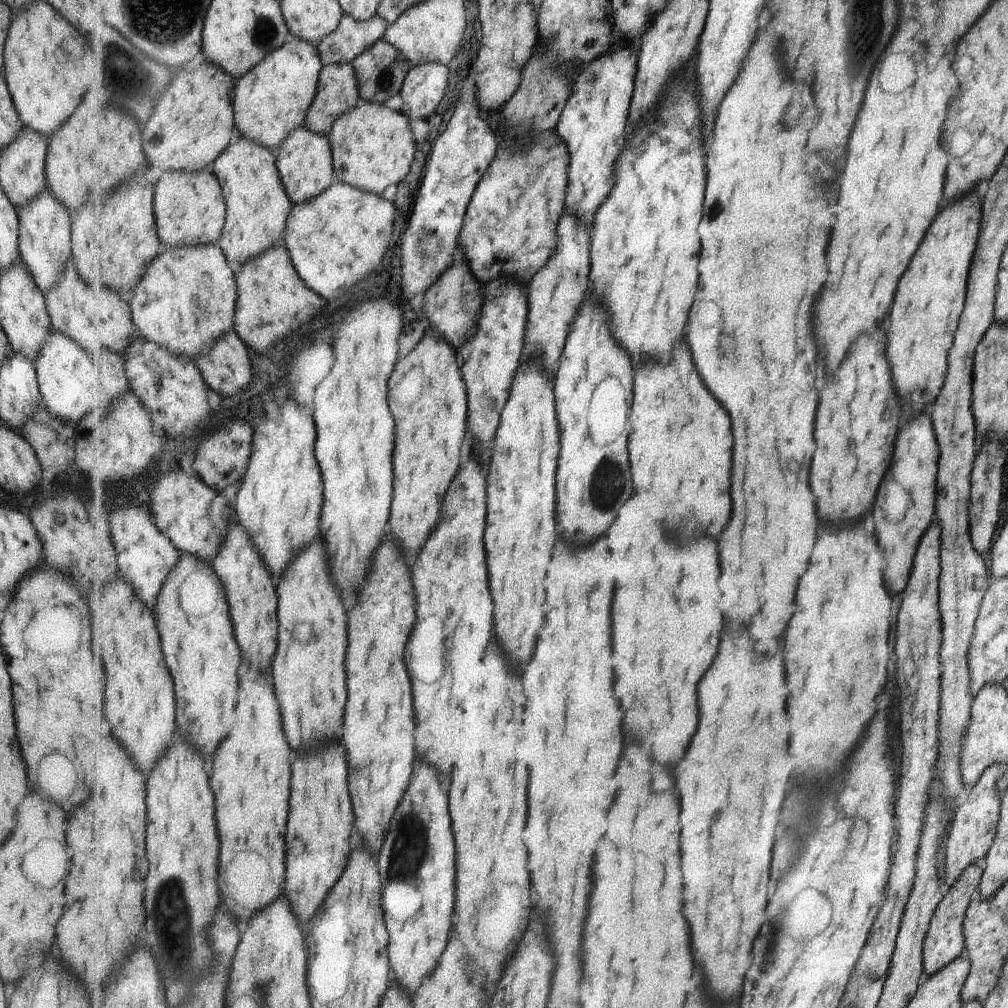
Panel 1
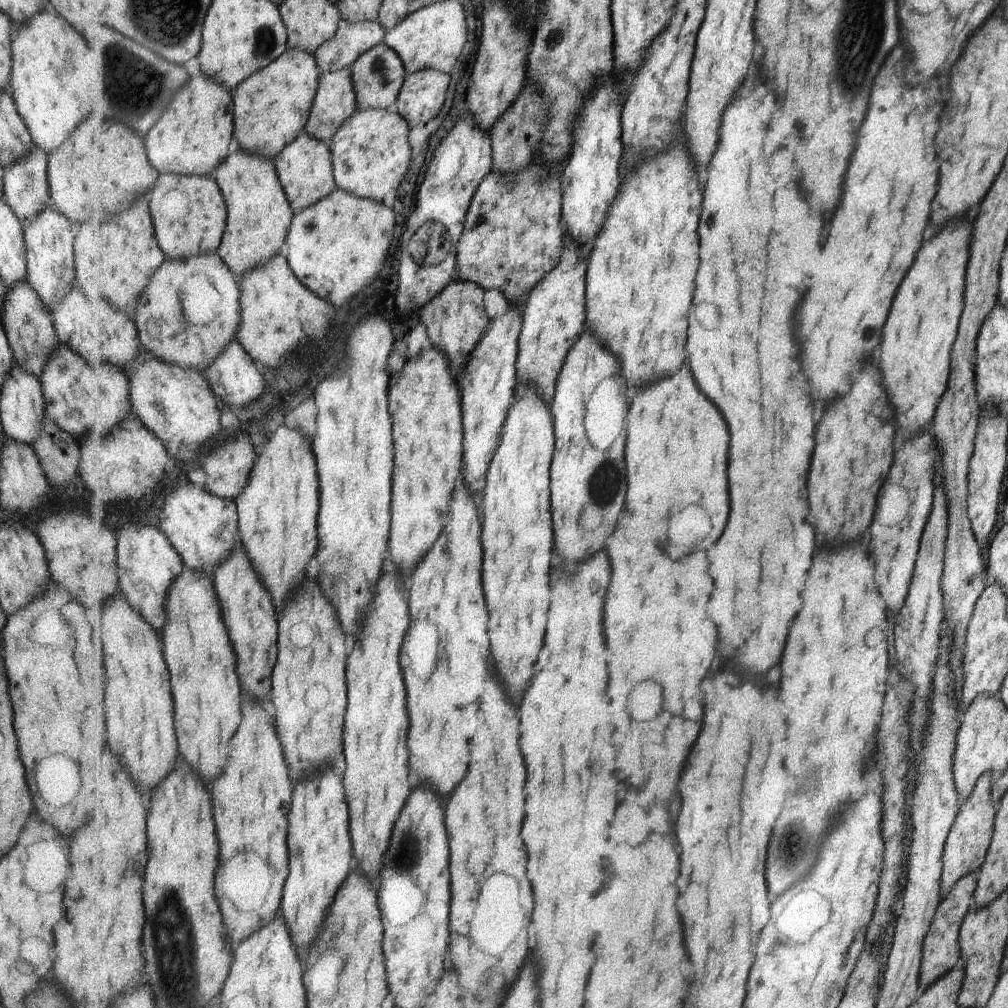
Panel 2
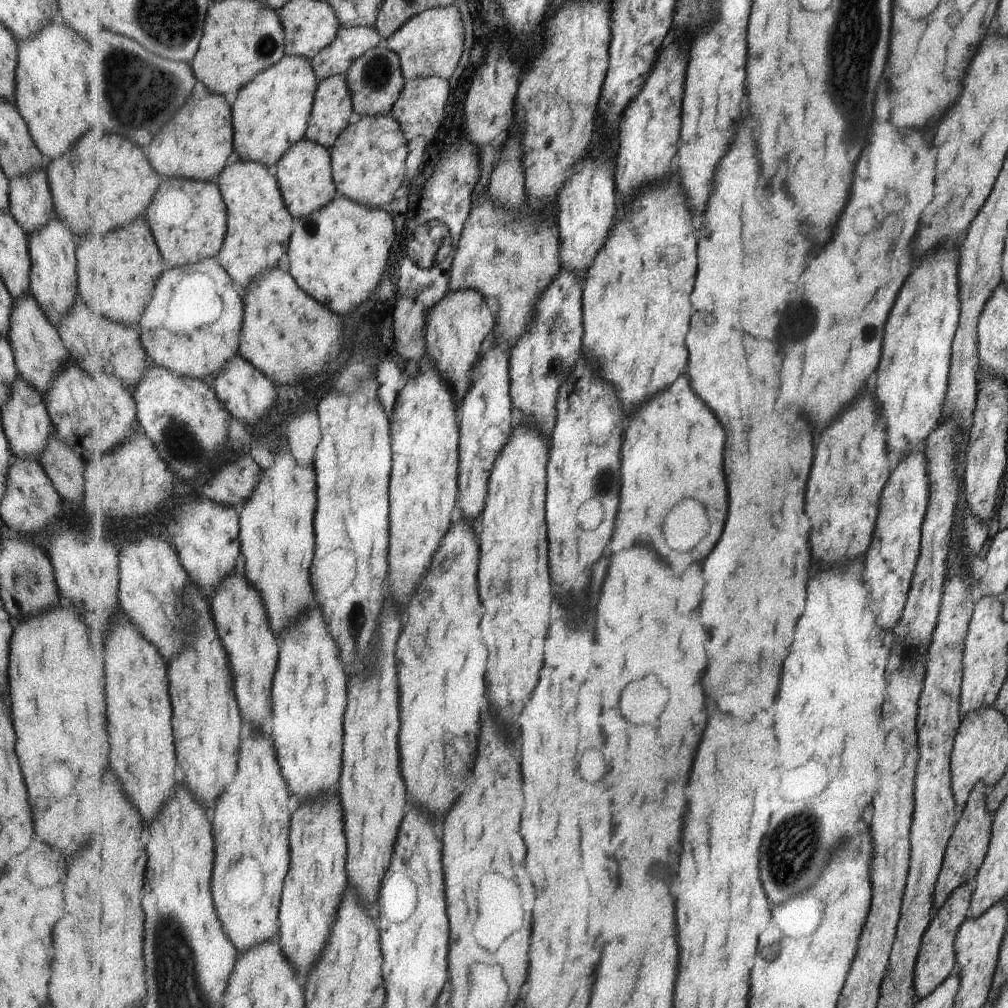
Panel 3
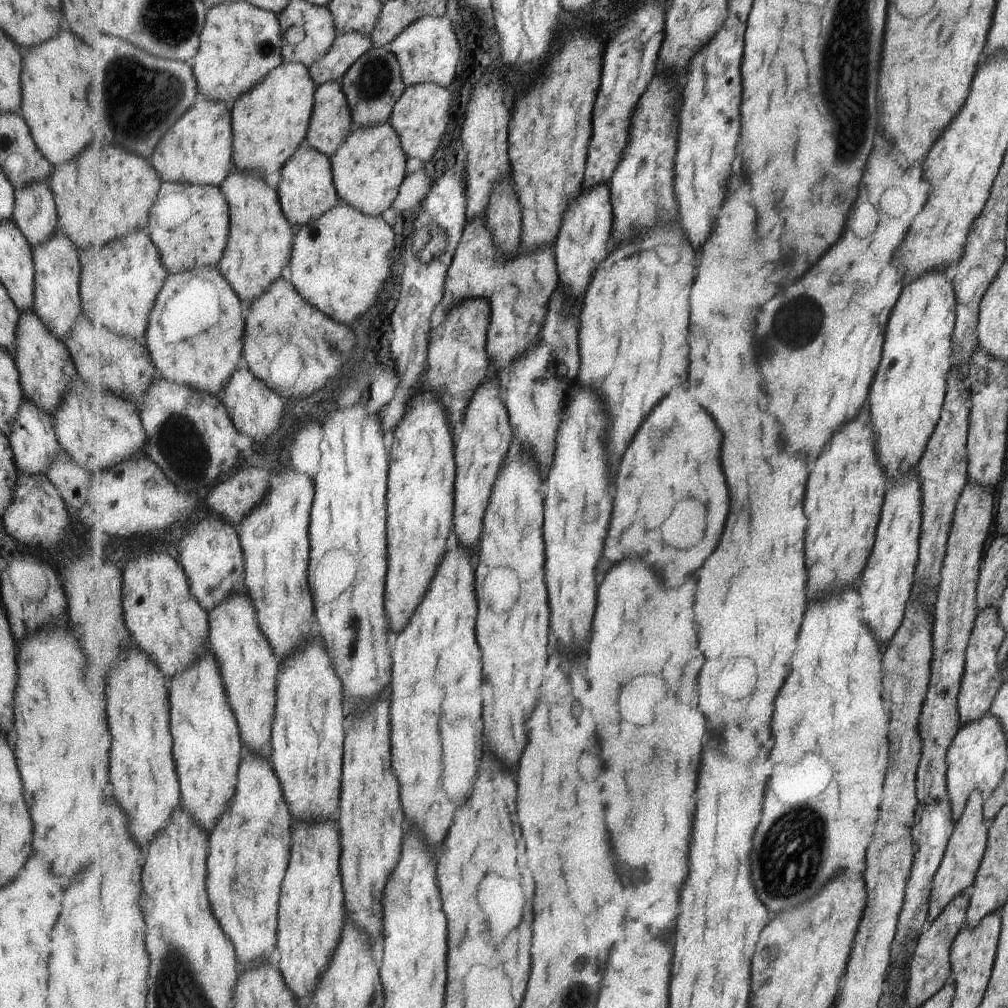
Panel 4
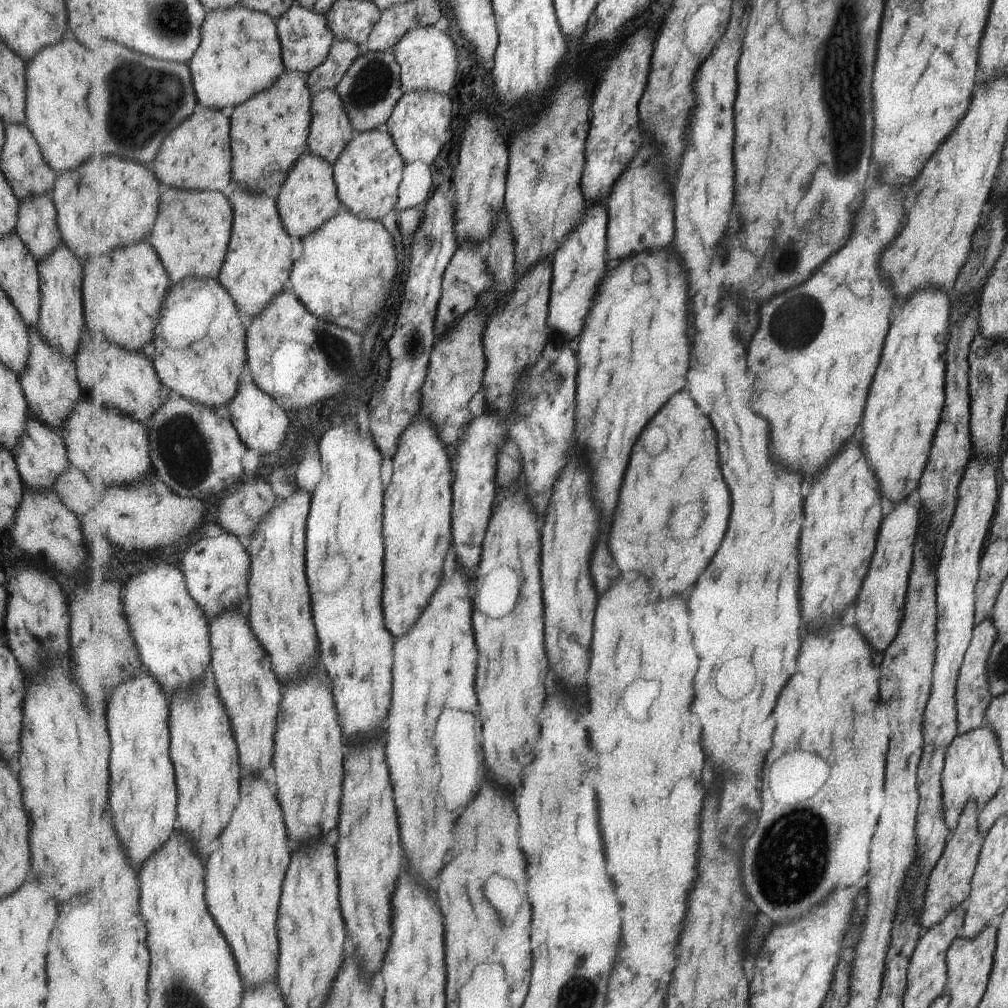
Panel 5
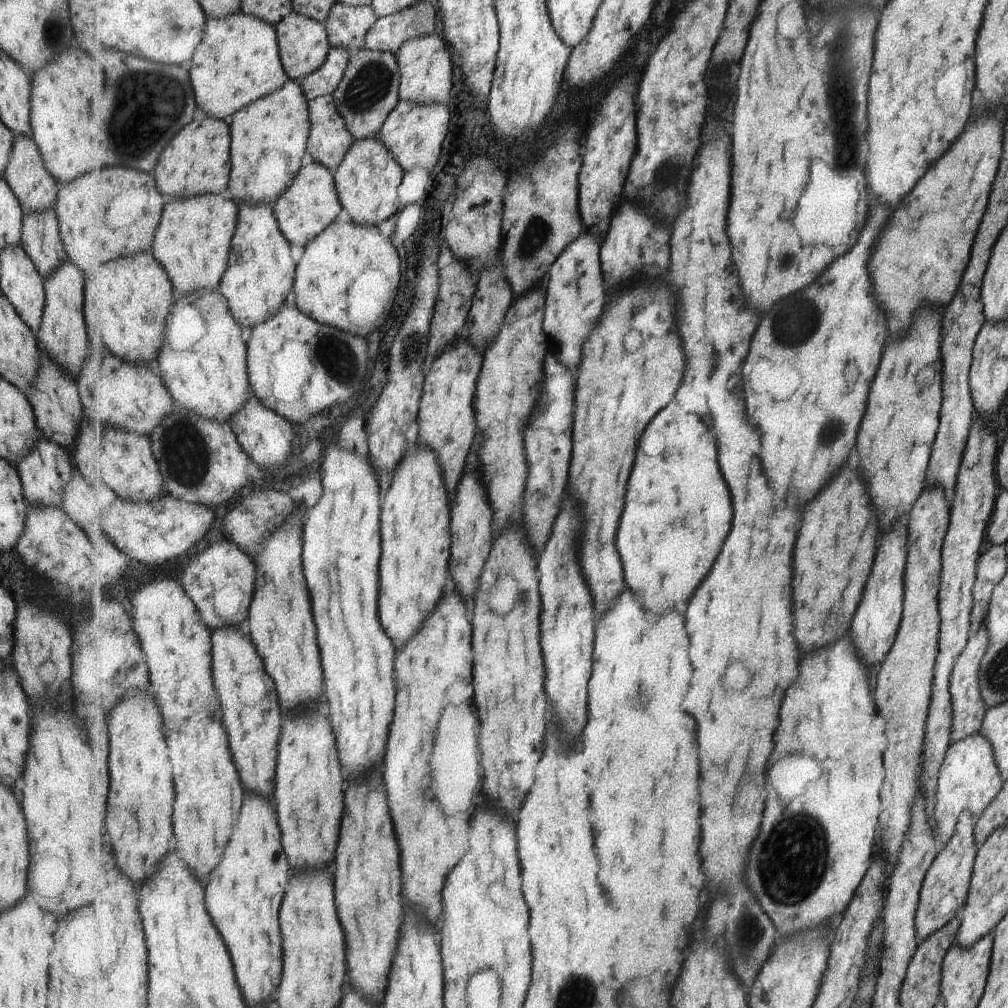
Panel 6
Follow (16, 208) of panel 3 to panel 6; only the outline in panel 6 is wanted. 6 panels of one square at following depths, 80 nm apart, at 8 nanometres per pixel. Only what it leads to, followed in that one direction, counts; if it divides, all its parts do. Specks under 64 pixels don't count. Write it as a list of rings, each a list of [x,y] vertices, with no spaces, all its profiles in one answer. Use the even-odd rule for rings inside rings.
[[[55,210],[23,215],[20,245],[41,278],[50,275],[67,256],[61,244]]]

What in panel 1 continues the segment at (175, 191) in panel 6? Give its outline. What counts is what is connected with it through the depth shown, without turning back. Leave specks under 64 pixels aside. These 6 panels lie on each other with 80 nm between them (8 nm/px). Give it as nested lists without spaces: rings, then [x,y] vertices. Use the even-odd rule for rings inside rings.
[[[204,60],[193,72],[183,72],[181,68],[177,70],[179,78],[171,84],[171,90],[163,94],[163,98],[158,100],[156,105],[155,118],[147,122],[145,132],[143,132],[143,146],[147,150],[147,158],[151,166],[155,166],[158,173],[164,171],[203,171],[203,168],[211,162],[215,162],[231,144],[233,140],[233,130],[235,130],[235,80],[219,70],[213,63]]]

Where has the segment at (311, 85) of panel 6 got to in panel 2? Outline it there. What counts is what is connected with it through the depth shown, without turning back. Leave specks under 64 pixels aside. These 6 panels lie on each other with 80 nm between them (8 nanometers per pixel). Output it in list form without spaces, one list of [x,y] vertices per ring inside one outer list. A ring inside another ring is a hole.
[[[378,20],[375,23],[339,21],[337,34],[314,54],[321,74],[351,67],[363,53],[383,43],[386,34],[386,28]]]

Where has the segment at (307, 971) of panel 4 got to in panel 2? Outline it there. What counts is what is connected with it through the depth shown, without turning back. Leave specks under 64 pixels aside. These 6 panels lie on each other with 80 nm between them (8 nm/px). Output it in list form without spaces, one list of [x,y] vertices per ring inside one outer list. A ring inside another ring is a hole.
[[[327,770],[321,776],[313,776],[313,780],[299,782],[295,786],[295,798],[293,798],[293,810],[291,810],[291,834],[289,834],[289,850],[291,850],[290,876],[284,888],[282,896],[282,908],[280,915],[286,920],[286,926],[290,927],[291,938],[298,954],[303,954],[311,942],[319,936],[321,924],[327,918],[327,912],[335,900],[335,894],[341,885],[347,880],[351,872],[353,862],[353,844],[349,836],[349,804],[345,800],[343,790],[343,778],[337,776],[337,770]]]

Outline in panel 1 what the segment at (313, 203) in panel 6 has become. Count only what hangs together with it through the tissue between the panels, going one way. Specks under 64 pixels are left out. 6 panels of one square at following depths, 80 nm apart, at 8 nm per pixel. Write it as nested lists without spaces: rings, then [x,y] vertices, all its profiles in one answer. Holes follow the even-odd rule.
[[[306,126],[295,129],[275,151],[275,155],[280,177],[286,186],[287,194],[290,194],[295,205],[317,198],[321,192],[325,192],[334,185],[333,178],[335,178],[335,182],[337,181],[330,139],[309,130]]]

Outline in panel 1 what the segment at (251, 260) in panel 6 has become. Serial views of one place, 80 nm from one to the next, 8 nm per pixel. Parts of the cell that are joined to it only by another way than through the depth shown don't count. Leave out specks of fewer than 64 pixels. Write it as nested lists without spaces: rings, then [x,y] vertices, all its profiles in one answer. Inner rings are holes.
[[[243,138],[239,144],[233,144],[231,150],[211,166],[211,170],[219,178],[227,198],[226,226],[217,244],[228,261],[240,267],[275,244],[282,243],[293,201],[280,177],[275,151]]]

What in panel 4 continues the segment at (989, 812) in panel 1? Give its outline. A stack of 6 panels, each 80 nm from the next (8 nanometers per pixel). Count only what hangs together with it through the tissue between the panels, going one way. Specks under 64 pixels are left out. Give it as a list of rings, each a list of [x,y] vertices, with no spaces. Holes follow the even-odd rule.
[[[970,792],[963,807],[962,816],[953,825],[953,830],[946,844],[945,856],[942,857],[942,862],[934,874],[930,889],[927,921],[931,923],[946,908],[947,903],[955,895],[968,893],[970,886],[973,884],[974,874],[979,866],[987,842],[986,830],[988,822],[982,817],[982,802],[983,796],[981,796],[980,792]]]

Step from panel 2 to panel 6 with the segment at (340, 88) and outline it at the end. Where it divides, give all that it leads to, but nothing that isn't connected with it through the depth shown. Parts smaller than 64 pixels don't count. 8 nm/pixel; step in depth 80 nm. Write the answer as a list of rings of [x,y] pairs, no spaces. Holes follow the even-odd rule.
[[[333,96],[309,102],[310,137],[308,159],[329,167],[332,172],[342,164],[356,138],[350,133]]]

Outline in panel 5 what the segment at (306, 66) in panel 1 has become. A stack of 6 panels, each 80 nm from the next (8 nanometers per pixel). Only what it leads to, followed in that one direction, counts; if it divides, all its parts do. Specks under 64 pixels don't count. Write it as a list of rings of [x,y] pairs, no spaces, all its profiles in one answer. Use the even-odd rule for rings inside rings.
[[[287,71],[266,91],[256,94],[243,106],[235,108],[233,122],[233,180],[249,190],[276,193],[283,184],[273,184],[273,176],[267,176],[269,162],[277,162],[279,170],[287,176],[308,148],[312,125],[313,96],[306,83],[306,74]]]

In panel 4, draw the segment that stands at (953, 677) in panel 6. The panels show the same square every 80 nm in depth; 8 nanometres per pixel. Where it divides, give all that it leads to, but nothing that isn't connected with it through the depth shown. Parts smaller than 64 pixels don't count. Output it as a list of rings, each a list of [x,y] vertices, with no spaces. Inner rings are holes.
[[[995,606],[981,609],[974,616],[972,629],[964,650],[964,665],[956,696],[956,709],[961,726],[977,722],[985,716],[991,706],[992,698],[1001,686],[996,652],[1004,637],[1004,630],[998,624]]]

